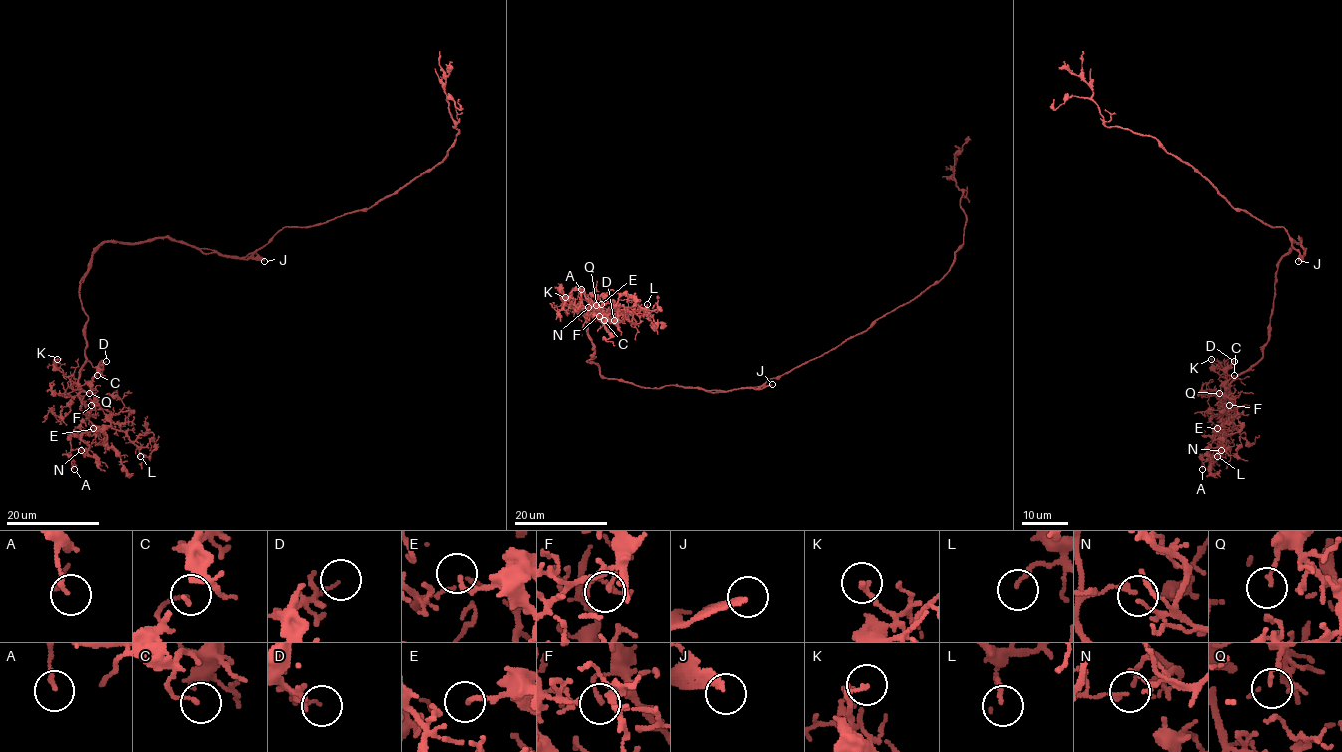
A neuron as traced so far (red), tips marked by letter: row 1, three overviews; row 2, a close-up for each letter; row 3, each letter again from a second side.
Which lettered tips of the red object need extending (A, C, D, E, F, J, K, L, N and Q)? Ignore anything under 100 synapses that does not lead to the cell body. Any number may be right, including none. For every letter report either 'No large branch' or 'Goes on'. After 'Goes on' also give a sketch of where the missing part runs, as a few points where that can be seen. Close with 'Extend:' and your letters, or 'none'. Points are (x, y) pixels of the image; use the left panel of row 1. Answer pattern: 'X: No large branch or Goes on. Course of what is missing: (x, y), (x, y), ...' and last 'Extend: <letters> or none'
A: No large branch
C: No large branch
D: No large branch
E: No large branch
F: No large branch
J: Goes on. Course of what is missing: (264, 261), (285, 267), (300, 283), (297, 290), (285, 292), (288, 295)
K: No large branch
L: No large branch
N: No large branch
Q: No large branch
Extend: J

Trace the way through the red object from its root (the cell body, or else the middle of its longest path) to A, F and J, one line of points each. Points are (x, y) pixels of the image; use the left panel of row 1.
A: (234, 256), (168, 238), (103, 242), (93, 252), (80, 289), (88, 321), (80, 429), (70, 440), (74, 469)
F: (234, 256), (168, 238), (103, 242), (93, 252), (80, 289), (88, 321), (78, 383), (93, 396), (91, 405)
J: (234, 256), (264, 261)

